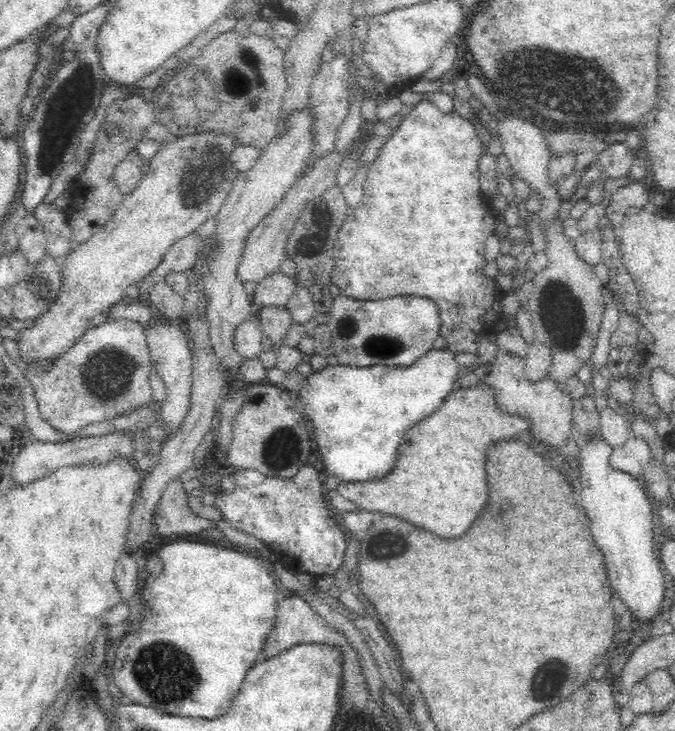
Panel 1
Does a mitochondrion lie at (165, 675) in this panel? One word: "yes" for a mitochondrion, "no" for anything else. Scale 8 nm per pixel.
yes

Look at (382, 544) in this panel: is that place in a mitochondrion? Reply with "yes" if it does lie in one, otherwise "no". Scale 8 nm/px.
yes

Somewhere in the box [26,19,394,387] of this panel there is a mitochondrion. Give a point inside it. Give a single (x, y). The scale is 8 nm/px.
(64, 109)

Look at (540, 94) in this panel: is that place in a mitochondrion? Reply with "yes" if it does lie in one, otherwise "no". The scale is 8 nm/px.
yes

